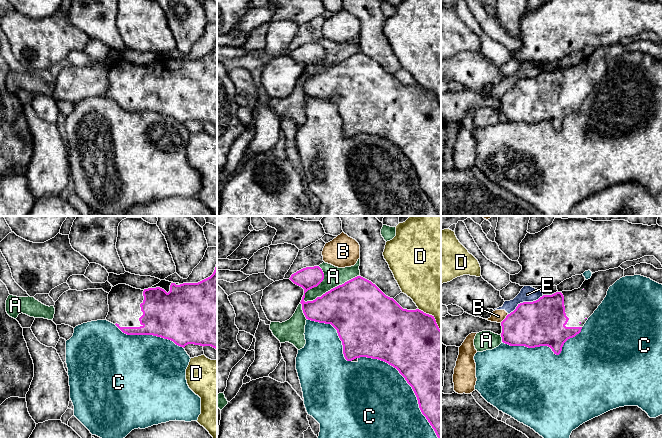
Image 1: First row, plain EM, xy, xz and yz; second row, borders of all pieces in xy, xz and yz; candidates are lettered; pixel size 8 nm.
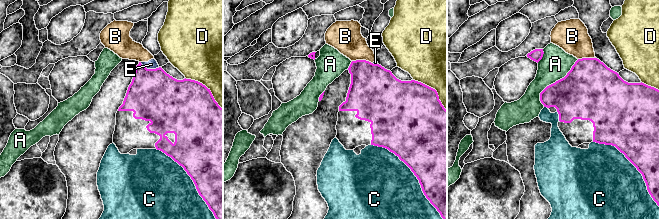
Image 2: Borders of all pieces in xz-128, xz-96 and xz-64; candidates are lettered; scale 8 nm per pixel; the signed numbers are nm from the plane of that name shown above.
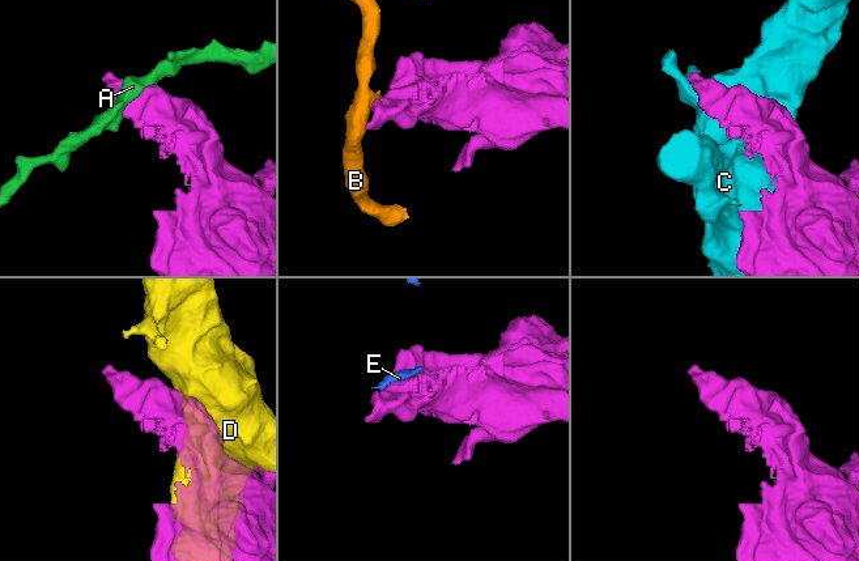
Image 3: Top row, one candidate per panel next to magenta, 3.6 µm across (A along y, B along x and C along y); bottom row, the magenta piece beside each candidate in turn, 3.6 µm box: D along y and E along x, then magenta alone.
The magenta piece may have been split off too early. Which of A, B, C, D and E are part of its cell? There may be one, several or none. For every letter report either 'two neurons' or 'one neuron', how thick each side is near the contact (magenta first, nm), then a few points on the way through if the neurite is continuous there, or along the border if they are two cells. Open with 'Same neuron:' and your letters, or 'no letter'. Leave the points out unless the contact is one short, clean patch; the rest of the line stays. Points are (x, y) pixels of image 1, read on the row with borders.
Same neuron: no letter
A: two neurons | 460/160 nm
B: two neurons | 360/100 nm
C: two neurons | 500/500 nm
D: two neurons | 480/480 nm
E: two neurons | 360/130 nm

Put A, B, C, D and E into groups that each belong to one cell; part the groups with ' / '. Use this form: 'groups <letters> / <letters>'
groups A / B E / C / D

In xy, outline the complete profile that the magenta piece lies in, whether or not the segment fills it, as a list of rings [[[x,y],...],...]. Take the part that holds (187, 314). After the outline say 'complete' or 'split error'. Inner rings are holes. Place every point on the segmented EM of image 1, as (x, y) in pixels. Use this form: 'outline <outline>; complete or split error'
outline [[[217,264],[213,274],[198,283],[173,283],[161,280],[148,289],[136,289],[126,284],[112,287],[108,294],[109,312],[106,320],[127,335],[153,335],[173,341],[180,347],[188,344],[211,346],[217,350]]]; split error

